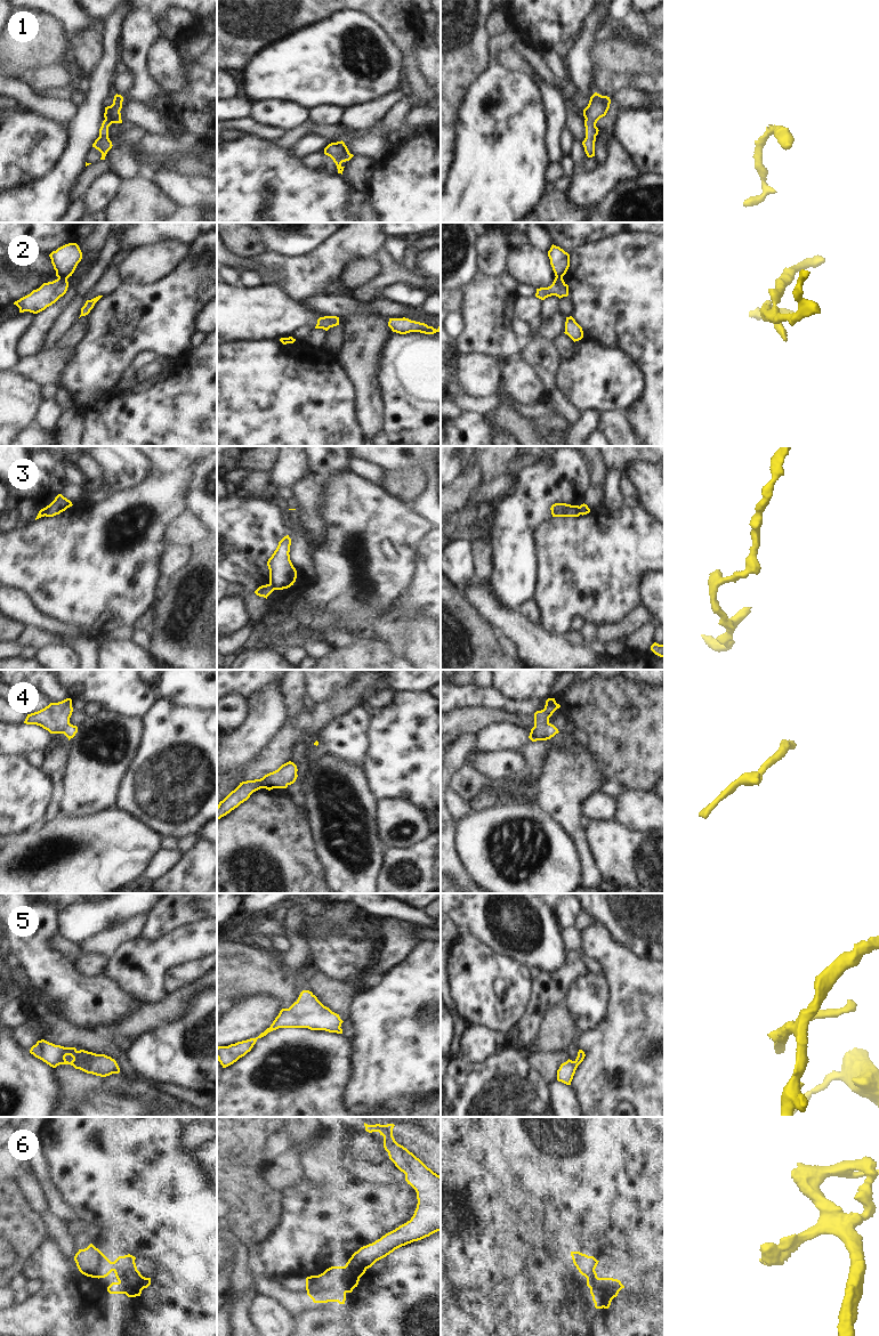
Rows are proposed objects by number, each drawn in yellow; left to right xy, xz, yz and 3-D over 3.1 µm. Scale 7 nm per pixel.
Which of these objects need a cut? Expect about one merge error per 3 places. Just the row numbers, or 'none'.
2, 3, 6

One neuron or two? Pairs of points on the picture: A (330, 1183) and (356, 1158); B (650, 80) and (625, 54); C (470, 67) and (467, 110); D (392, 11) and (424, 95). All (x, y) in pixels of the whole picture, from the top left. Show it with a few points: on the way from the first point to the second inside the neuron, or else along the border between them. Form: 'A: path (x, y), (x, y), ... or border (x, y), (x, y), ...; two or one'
A: border (316, 1165), (329, 1171), (347, 1171), (368, 1182); two
B: border (618, 74), (652, 75); two
C: border (488, 66), (468, 88), (465, 98), (457, 110); two
D: path (405, 32), (411, 74); one

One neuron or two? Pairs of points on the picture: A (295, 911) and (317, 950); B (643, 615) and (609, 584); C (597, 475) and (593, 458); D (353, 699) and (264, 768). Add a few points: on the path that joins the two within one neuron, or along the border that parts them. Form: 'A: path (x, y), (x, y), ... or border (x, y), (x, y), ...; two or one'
A: border (305, 941), (309, 954); two
B: border (642, 605), (620, 622), (613, 623); two
C: path (597, 470), (597, 462); one
D: path (329, 711), (314, 720), (304, 722), (282, 744); one

